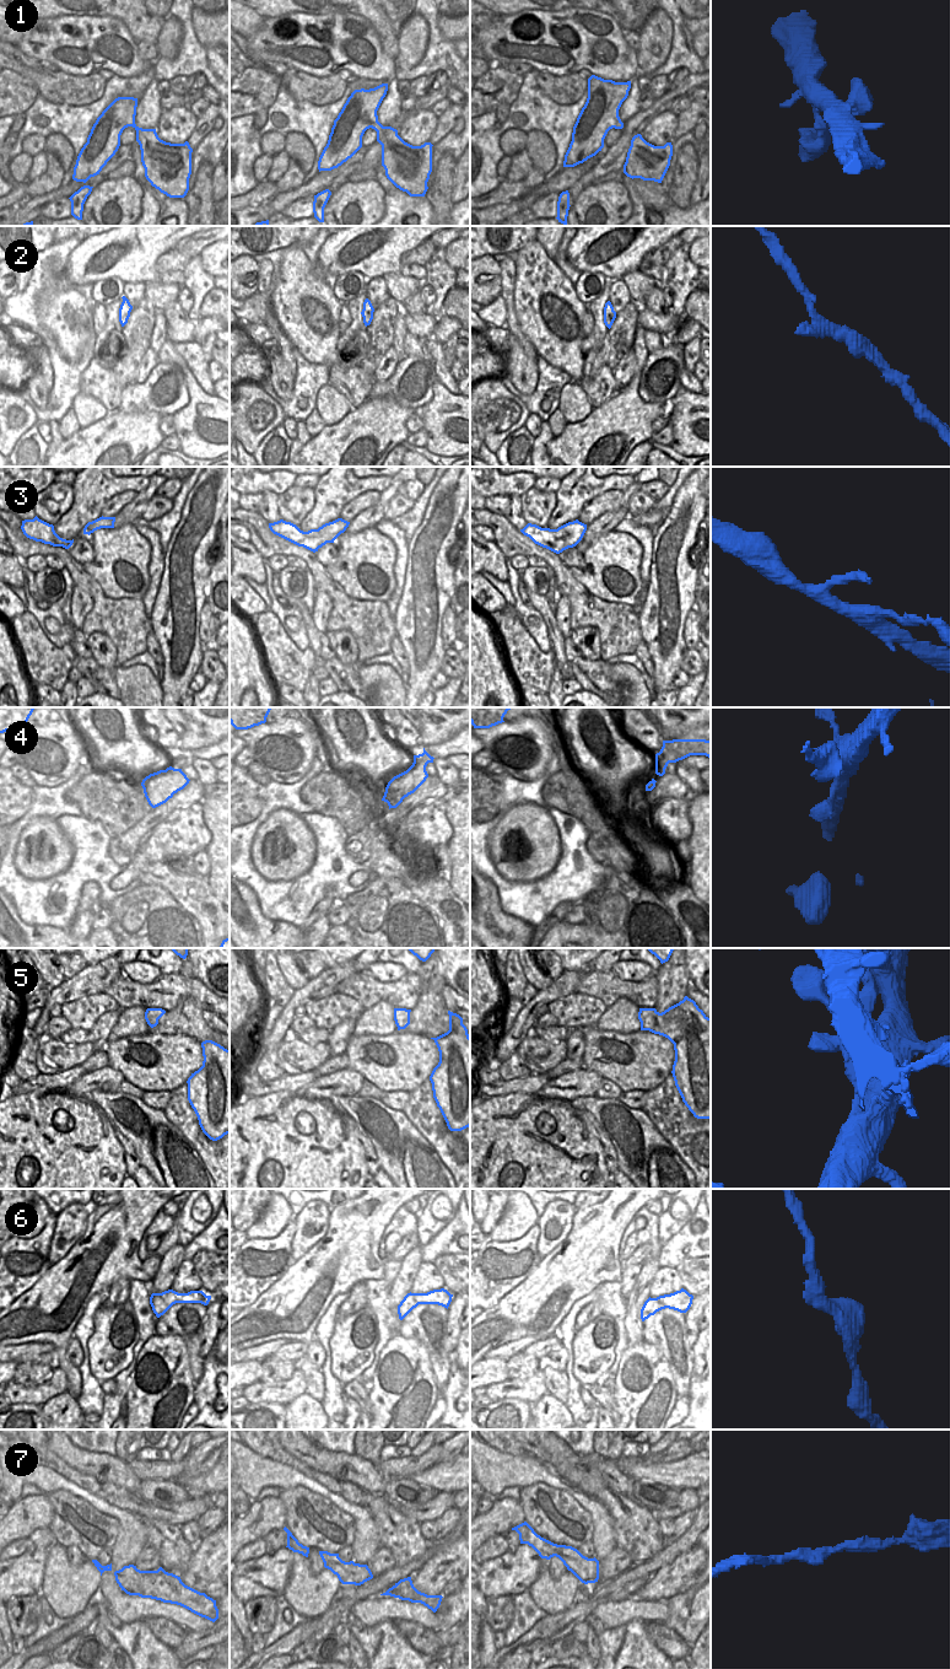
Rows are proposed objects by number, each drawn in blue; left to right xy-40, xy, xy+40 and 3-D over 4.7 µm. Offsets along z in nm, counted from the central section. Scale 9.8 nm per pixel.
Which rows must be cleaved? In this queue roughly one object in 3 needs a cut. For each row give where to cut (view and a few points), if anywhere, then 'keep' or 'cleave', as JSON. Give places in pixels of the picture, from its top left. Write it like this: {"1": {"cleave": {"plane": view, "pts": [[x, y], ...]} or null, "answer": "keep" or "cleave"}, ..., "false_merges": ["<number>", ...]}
{"1": {"cleave": null, "answer": "keep"}, "2": {"cleave": null, "answer": "keep"}, "3": {"cleave": null, "answer": "keep"}, "4": {"cleave": null, "answer": "keep"}, "5": {"cleave": null, "answer": "keep"}, "6": {"cleave": null, "answer": "keep"}, "7": {"cleave": null, "answer": "keep"}, "false_merges": []}

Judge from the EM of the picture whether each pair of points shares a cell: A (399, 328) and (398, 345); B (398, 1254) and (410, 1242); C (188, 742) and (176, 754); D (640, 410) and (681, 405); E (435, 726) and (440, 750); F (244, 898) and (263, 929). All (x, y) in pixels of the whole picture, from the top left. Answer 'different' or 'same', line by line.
A: same
B: same
C: different
D: different
E: different
F: same

